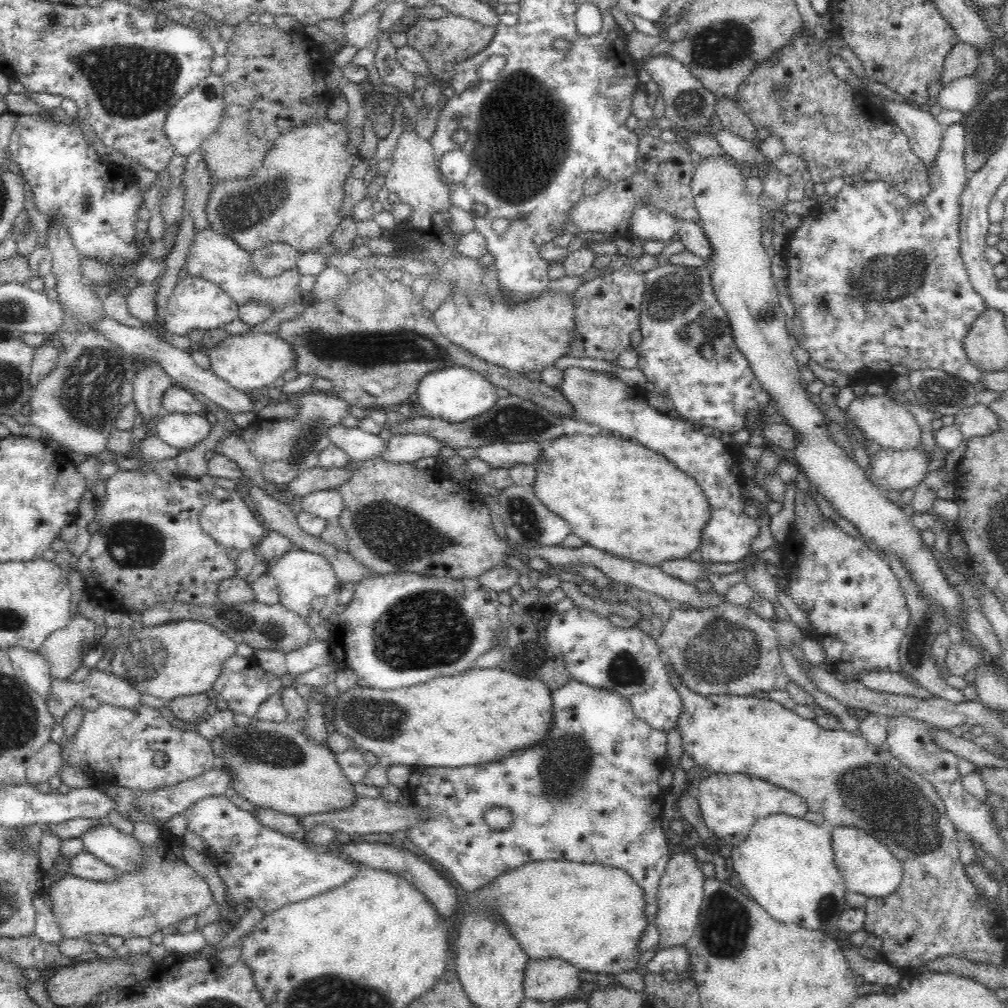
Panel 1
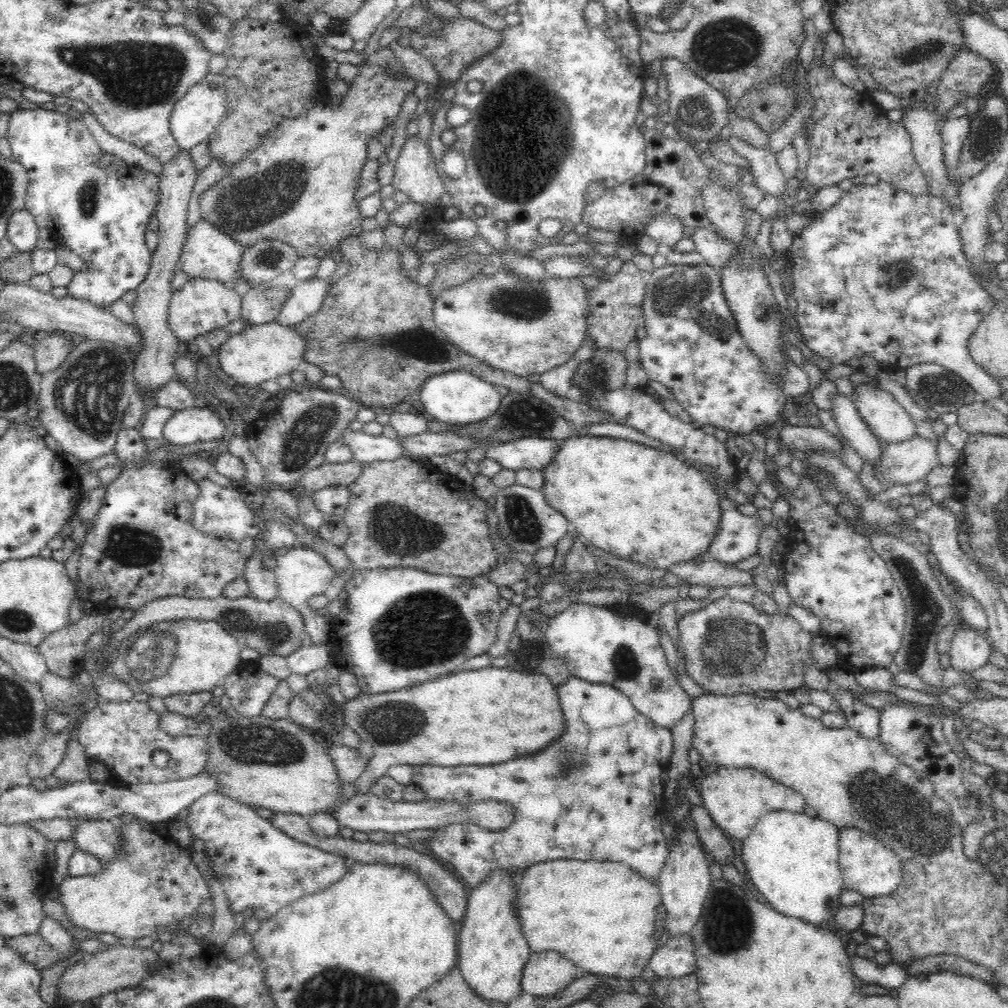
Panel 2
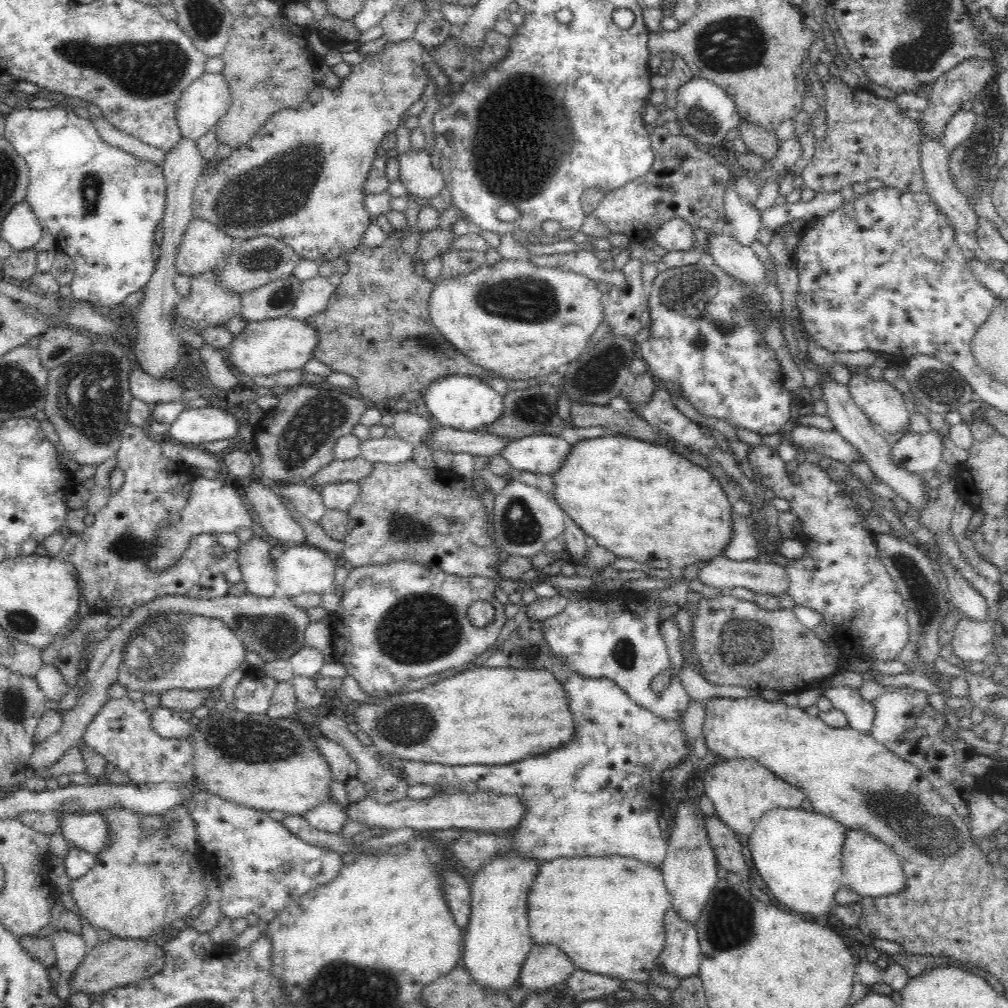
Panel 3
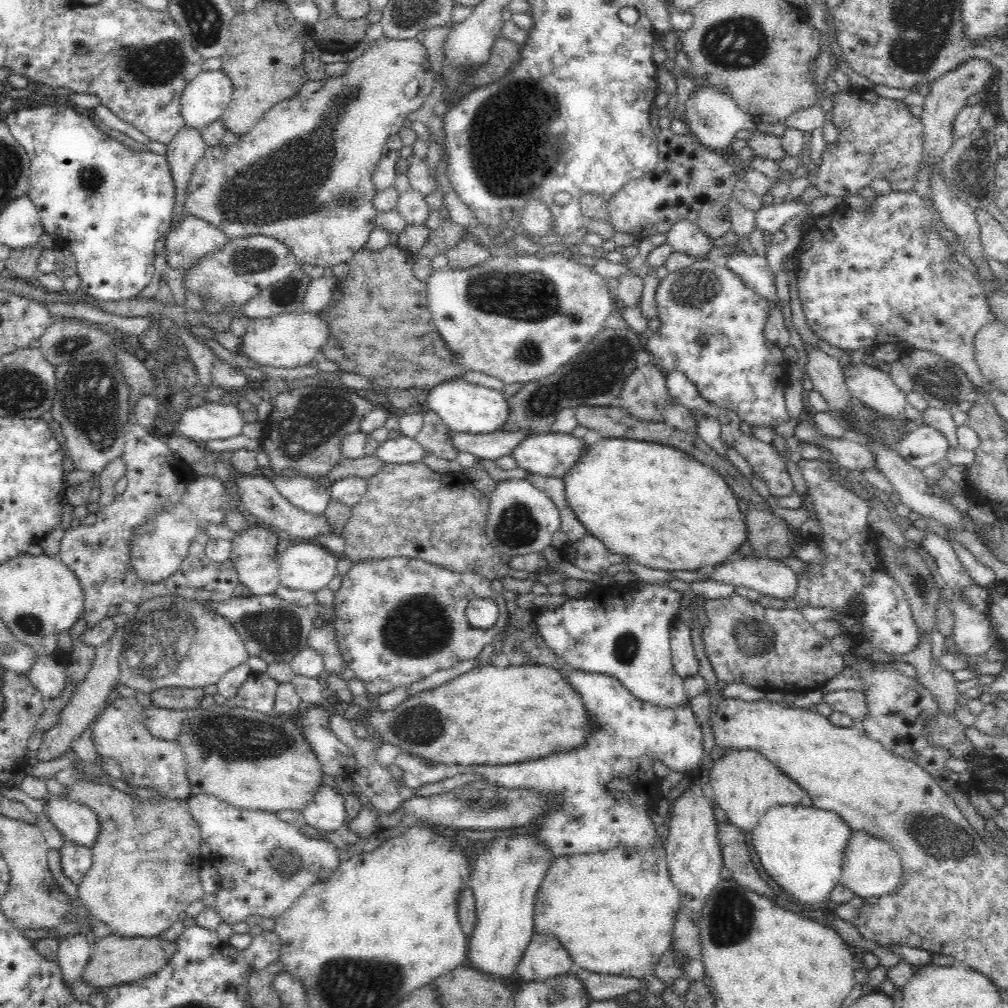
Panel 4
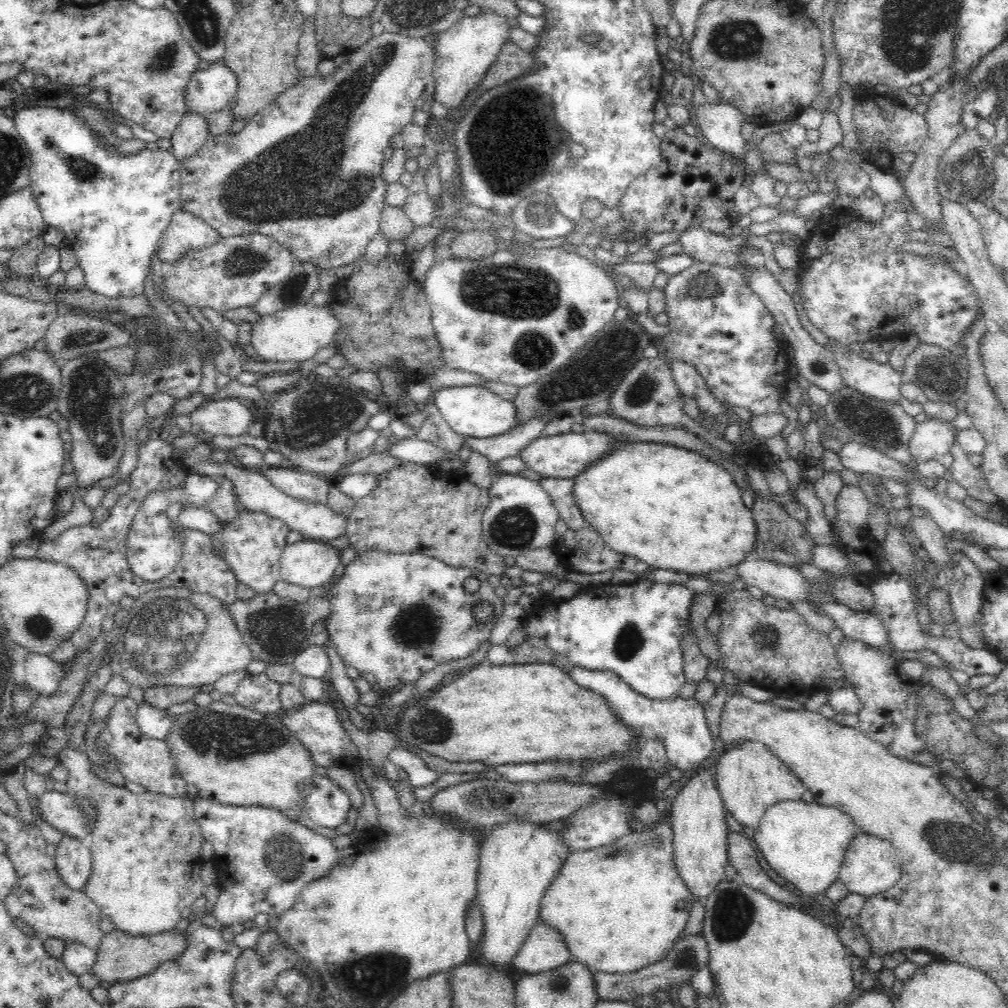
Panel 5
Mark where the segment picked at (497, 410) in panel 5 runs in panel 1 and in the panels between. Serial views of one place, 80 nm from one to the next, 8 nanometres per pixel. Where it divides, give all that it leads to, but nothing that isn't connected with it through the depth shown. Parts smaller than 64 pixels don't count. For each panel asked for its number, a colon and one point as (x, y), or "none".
1: (453, 394)
2: (457, 397)
3: (464, 402)
4: (469, 408)

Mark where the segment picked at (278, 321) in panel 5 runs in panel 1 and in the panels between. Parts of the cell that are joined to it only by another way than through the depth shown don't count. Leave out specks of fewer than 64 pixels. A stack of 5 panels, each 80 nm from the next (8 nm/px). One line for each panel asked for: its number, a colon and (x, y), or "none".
1: (250, 361)
2: (261, 352)
3: (265, 348)
4: (292, 339)

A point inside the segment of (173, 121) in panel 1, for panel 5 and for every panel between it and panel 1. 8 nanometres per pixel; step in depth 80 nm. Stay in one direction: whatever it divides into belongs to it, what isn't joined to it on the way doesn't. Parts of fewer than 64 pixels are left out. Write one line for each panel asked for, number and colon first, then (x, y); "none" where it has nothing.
2: (200, 111)
3: (206, 100)
4: (204, 100)
5: (210, 90)

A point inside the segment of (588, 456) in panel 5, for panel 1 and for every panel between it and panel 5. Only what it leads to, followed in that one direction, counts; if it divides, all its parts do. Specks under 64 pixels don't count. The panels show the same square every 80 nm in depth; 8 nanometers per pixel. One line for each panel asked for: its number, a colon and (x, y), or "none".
1: (499, 455)
2: (534, 453)
3: (544, 454)
4: (551, 453)

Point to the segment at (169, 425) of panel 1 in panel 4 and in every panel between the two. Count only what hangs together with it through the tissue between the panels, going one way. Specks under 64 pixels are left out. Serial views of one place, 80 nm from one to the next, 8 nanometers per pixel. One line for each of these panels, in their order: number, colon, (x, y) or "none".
2: (197, 424)
3: (194, 426)
4: (211, 421)

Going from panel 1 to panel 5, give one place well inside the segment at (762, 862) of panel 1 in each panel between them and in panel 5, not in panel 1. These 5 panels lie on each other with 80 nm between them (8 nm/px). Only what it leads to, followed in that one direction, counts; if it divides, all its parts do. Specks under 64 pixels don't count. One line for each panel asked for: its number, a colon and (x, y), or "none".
2: (791, 859)
3: (797, 853)
4: (801, 848)
5: (804, 843)

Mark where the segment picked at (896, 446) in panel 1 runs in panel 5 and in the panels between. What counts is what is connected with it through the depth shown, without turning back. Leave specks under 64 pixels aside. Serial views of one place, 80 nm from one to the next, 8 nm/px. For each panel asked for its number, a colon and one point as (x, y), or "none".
2: (888, 420)
3: (879, 400)
4: (873, 388)
5: (881, 382)

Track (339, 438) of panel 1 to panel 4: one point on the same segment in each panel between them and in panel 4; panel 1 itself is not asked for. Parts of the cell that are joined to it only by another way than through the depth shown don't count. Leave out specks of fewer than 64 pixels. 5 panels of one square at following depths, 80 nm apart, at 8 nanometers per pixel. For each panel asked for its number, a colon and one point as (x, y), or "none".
2: (364, 447)
3: (384, 449)
4: (400, 450)

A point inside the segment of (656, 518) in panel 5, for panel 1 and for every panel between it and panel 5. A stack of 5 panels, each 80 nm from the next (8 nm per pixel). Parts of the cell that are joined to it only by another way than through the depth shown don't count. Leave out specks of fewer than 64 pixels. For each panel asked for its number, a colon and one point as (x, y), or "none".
1: (618, 496)
2: (641, 503)
3: (641, 501)
4: (657, 505)

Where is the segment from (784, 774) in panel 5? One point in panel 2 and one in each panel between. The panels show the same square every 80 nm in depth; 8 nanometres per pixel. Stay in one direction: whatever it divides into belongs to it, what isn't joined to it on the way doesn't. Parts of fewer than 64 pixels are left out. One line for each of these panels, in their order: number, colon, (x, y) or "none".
2: (736, 798)
3: (741, 790)
4: (744, 784)

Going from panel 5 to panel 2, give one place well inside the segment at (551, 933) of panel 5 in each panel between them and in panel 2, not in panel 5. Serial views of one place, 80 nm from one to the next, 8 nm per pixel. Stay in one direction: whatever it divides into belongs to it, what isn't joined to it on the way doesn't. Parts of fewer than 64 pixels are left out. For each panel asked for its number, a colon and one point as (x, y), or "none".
2: (545, 974)
3: (546, 967)
4: (545, 958)

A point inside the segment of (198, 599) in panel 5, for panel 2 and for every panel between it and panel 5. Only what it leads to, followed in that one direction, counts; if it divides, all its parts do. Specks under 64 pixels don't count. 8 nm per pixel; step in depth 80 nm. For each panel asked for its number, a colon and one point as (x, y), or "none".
2: (204, 653)
3: (211, 651)
4: (216, 649)

